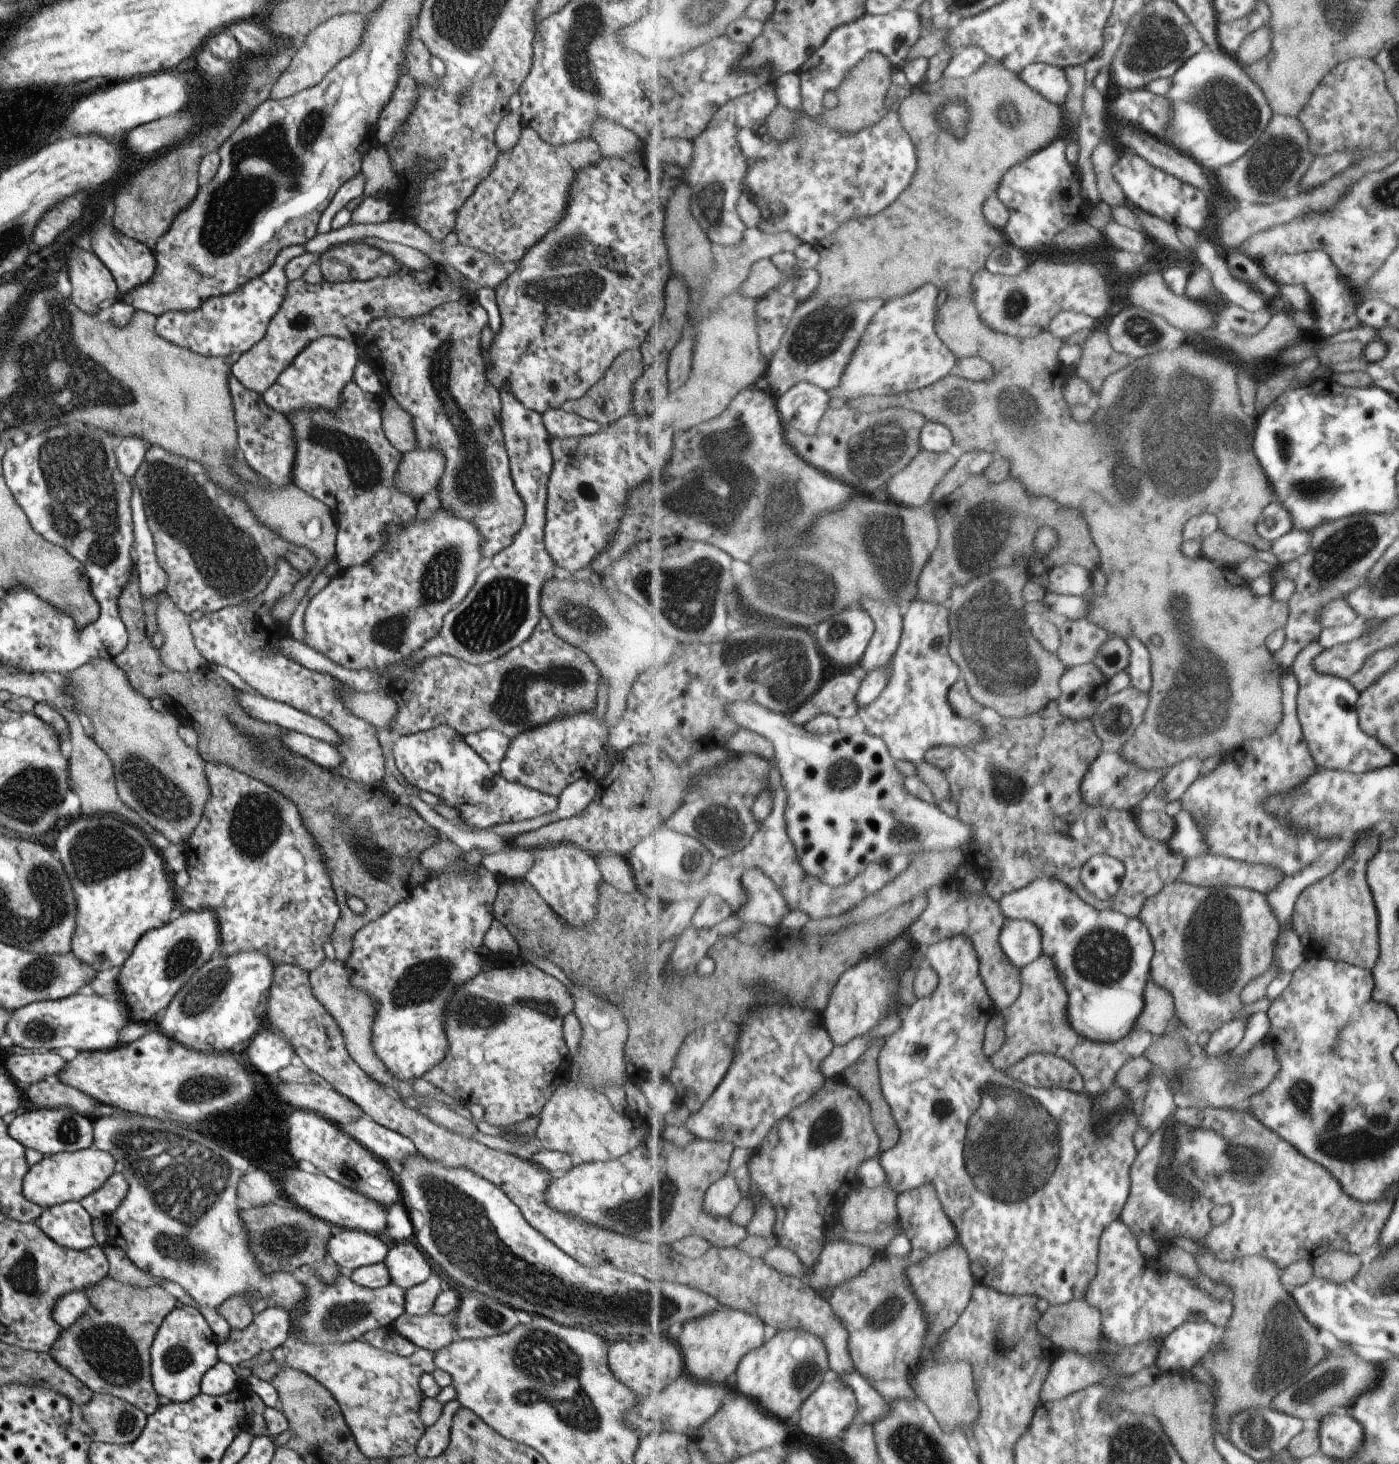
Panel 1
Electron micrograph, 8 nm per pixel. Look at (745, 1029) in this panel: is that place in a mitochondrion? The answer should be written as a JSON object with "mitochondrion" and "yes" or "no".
{"mitochondrion":"no"}

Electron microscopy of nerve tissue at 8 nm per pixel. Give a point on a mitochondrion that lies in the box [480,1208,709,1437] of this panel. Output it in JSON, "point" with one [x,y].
{"point":[546,1364]}

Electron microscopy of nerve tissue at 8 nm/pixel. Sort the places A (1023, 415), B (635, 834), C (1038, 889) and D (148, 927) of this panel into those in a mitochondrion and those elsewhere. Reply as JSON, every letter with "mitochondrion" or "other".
{"A":"mitochondrion","B":"other","C":"other","D":"other"}

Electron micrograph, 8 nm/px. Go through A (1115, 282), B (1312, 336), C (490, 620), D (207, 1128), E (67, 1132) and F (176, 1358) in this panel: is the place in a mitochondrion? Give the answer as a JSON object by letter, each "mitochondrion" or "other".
{"A":"other","B":"other","C":"mitochondrion","D":"mitochondrion","E":"mitochondrion","F":"mitochondrion"}

